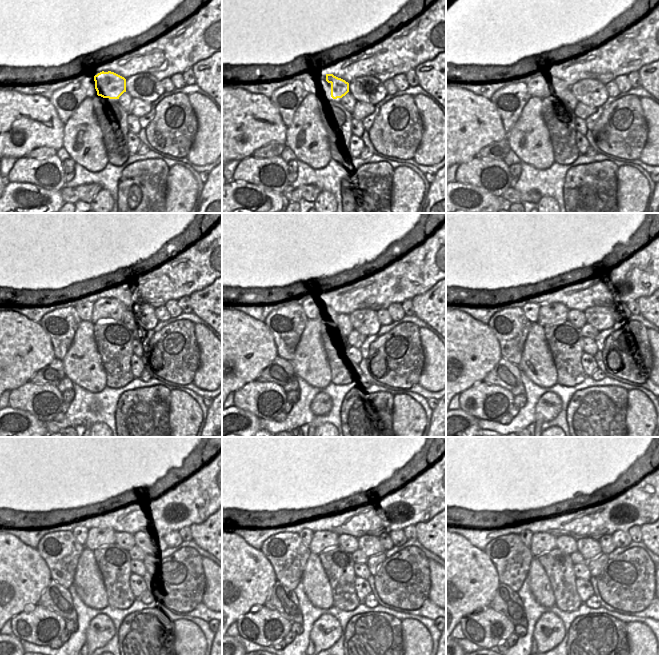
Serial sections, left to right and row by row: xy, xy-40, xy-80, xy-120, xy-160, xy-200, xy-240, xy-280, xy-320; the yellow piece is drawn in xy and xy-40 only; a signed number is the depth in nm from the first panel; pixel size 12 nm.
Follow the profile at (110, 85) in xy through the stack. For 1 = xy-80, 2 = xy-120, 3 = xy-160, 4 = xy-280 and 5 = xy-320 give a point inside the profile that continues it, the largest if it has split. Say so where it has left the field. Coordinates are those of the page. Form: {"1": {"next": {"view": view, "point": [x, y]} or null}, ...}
{"1": {"next": {"view": "xy-80", "point": [562, 88]}}, "2": {"next": {"view": "xy-120", "point": [106, 308]}}, "3": {"next": {"view": "xy-160", "point": [327, 311]}}, "4": {"next": {"view": "xy-280", "point": [321, 540]}}, "5": {"next": {"view": "xy-320", "point": [541, 543]}}}

